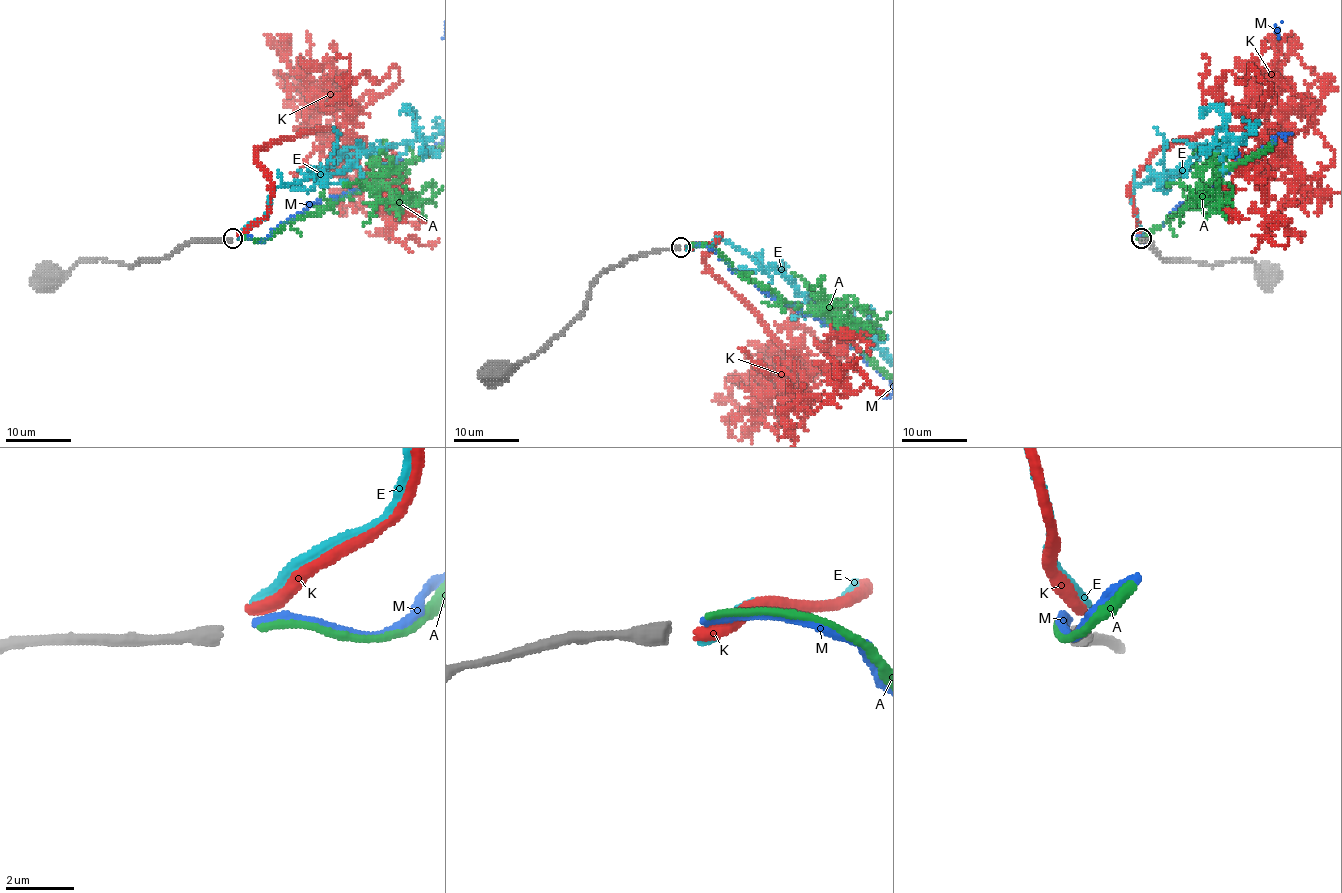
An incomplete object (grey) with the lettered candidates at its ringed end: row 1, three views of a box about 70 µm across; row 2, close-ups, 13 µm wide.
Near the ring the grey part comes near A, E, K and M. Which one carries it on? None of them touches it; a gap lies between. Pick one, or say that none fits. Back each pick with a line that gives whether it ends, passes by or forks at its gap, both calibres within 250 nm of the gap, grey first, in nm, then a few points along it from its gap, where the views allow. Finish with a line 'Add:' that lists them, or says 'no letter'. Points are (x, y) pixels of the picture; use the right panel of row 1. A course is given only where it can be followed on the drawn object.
M: it ends | 480/240 nm
Add: M

